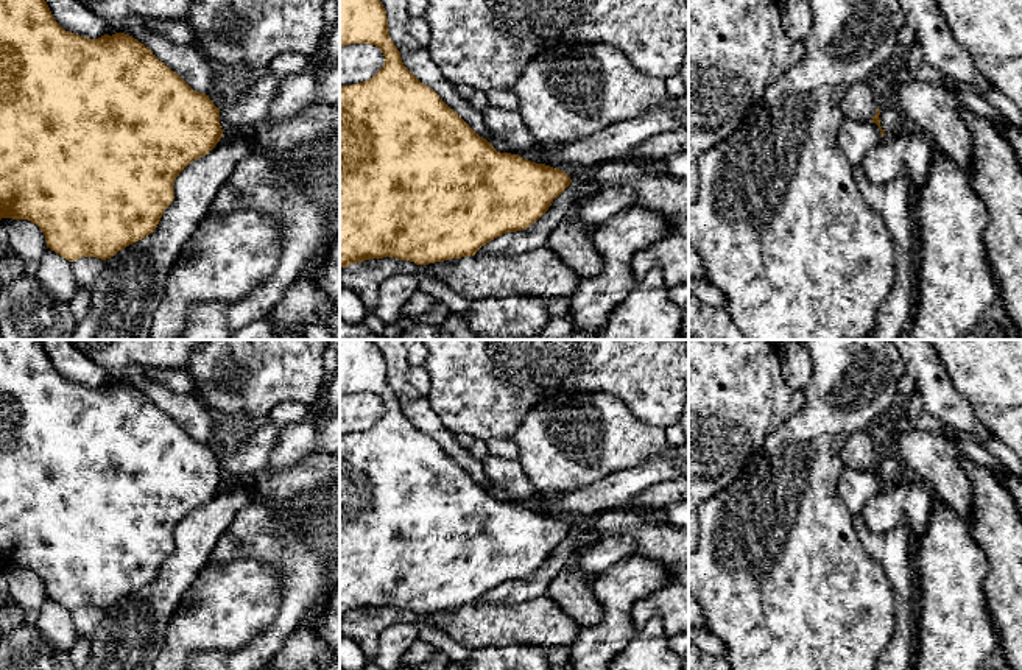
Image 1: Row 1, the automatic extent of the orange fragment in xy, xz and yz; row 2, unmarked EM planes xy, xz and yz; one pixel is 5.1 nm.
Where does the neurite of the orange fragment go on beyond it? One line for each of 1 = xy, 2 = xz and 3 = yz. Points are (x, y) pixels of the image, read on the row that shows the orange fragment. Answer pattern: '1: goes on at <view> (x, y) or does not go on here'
1: does not go on here
2: does not go on here
3: does not go on here

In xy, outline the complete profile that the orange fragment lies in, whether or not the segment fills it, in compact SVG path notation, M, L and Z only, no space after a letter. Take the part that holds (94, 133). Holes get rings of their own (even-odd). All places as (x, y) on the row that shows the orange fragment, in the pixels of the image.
M0 0L0 220L28 220L45 235L47 248L69 262L81 257L101 260L156 231L174 199L174 179L193 160L206 156L223 137L220 109L206 93L193 90L176 72L156 58L142 42L125 33L98 39L65 31L45 0Z

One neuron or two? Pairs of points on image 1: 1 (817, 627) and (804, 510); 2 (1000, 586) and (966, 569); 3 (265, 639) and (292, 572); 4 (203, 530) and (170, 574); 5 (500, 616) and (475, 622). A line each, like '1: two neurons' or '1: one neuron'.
1: one neuron
2: two neurons
3: one neuron
4: one neuron
5: one neuron

